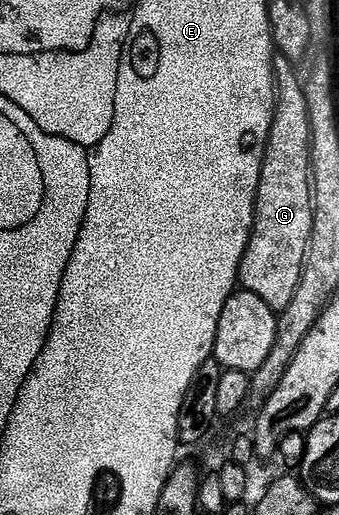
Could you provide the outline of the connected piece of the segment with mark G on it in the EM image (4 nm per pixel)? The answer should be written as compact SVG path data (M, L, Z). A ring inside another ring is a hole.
M275 53L274 81L276 83L276 101L274 119L266 145L266 155L262 161L262 175L258 185L258 200L254 203L254 230L250 234L250 243L242 257L238 269L238 281L241 289L252 292L276 312L281 312L292 304L296 288L302 279L302 270L306 266L306 251L310 248L312 220L314 219L314 199L312 197L312 171L310 169L310 121L308 120L308 100L303 79L298 79L295 63Z

